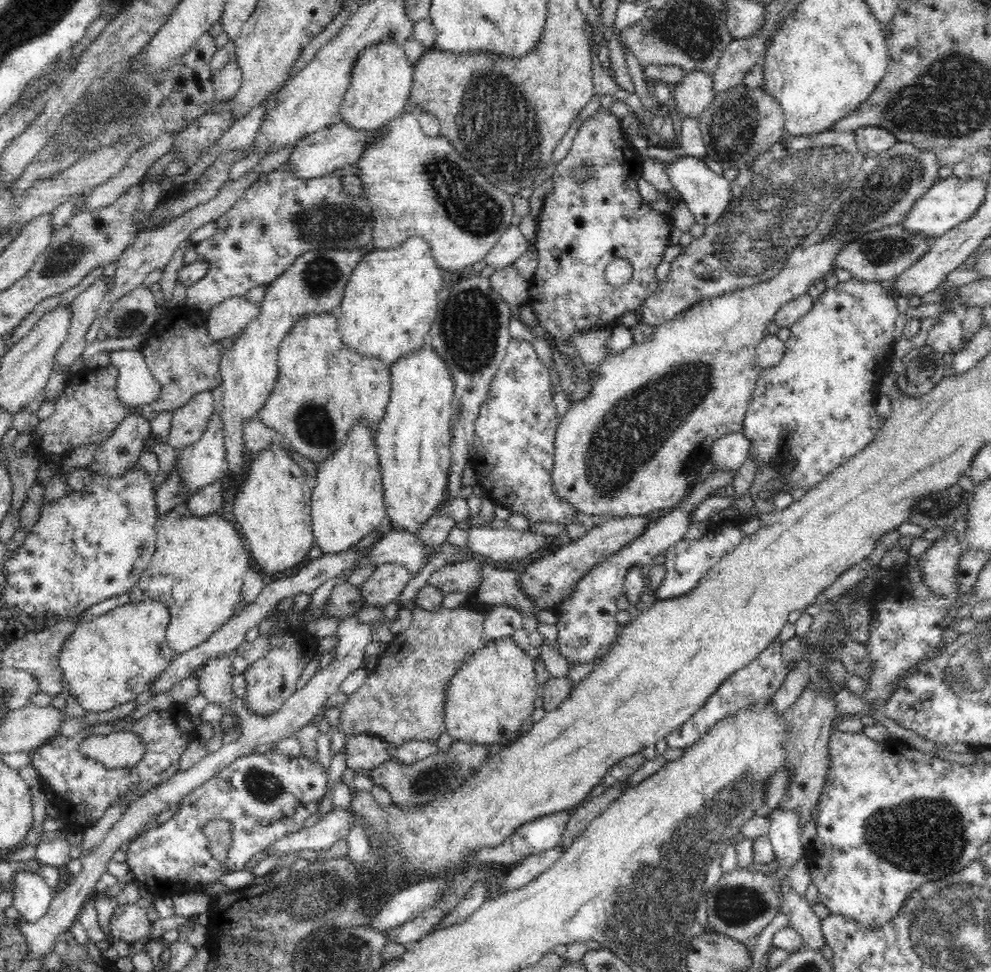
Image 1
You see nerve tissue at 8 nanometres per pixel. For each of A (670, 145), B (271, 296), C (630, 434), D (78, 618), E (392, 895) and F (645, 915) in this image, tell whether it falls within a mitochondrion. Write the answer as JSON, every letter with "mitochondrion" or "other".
{"A":"other","B":"other","C":"mitochondrion","D":"other","E":"other","F":"mitochondrion"}

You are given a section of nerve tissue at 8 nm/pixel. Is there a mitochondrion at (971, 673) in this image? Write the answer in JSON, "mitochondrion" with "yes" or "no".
{"mitochondrion":"yes"}

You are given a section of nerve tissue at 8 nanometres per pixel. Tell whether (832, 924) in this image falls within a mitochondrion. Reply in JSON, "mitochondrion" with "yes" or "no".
{"mitochondrion":"no"}

